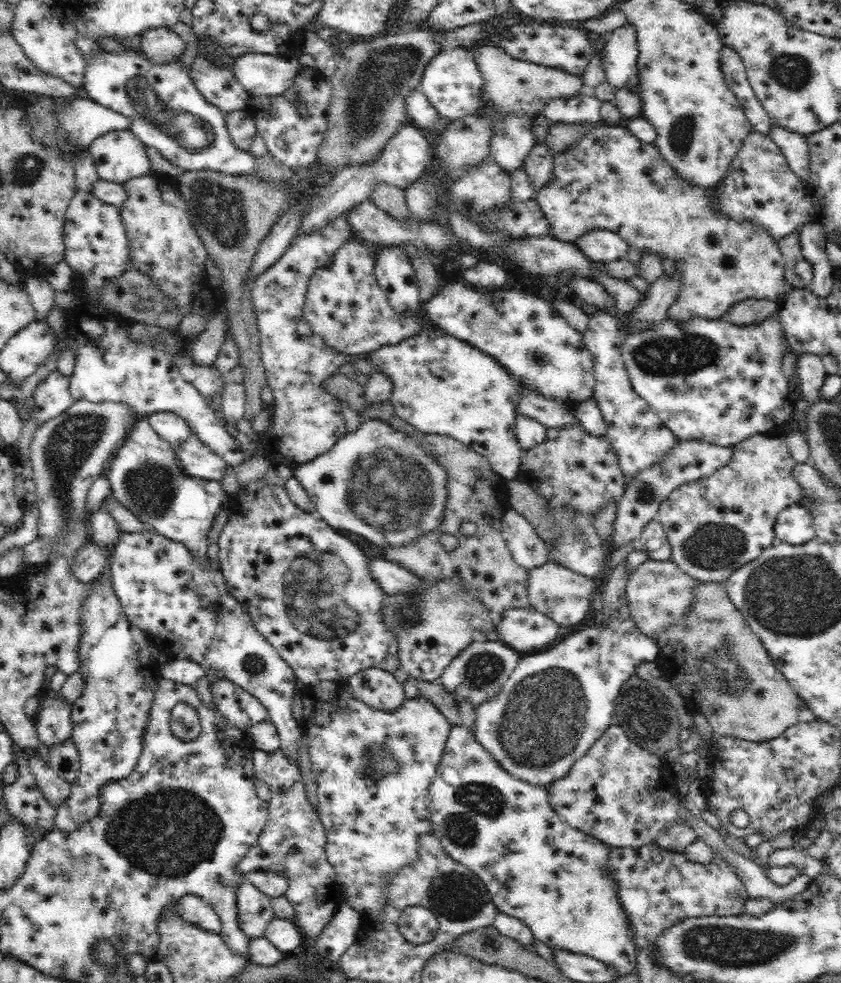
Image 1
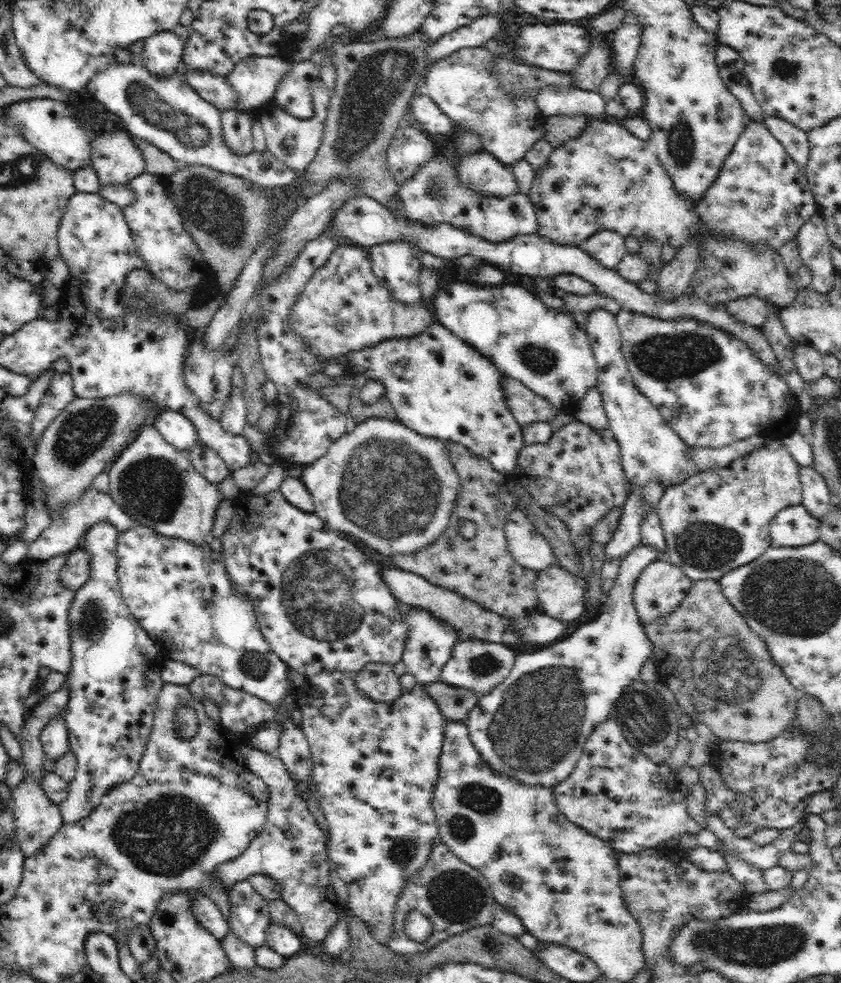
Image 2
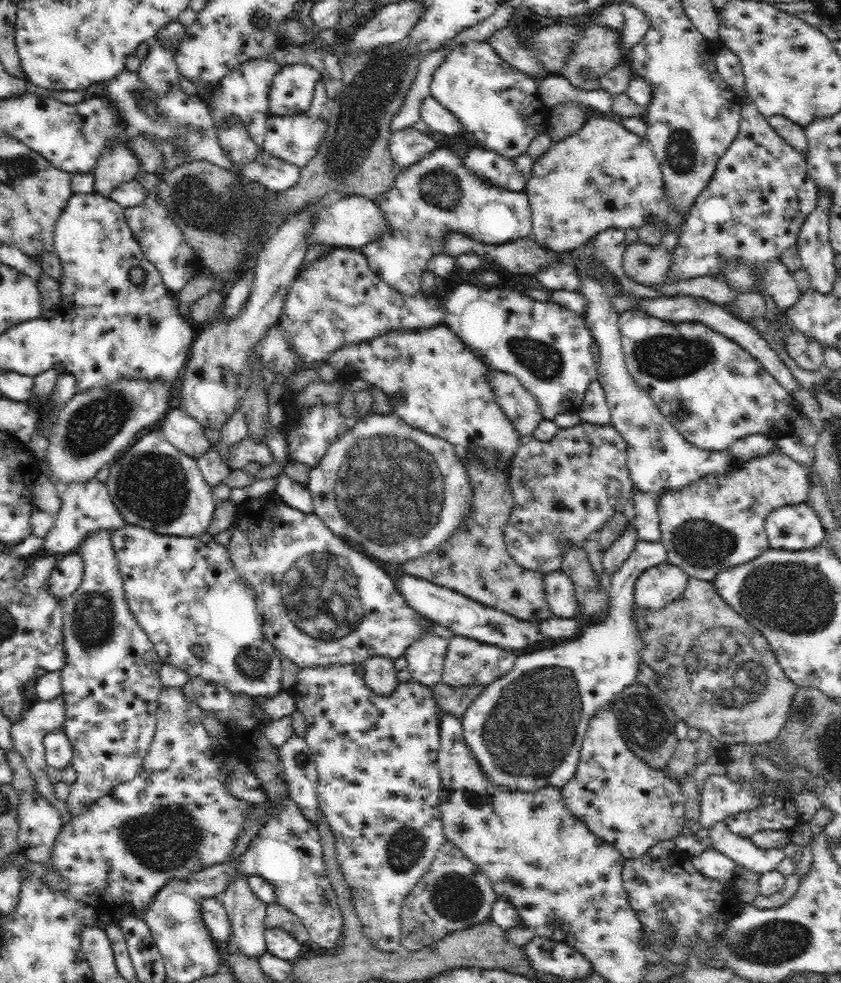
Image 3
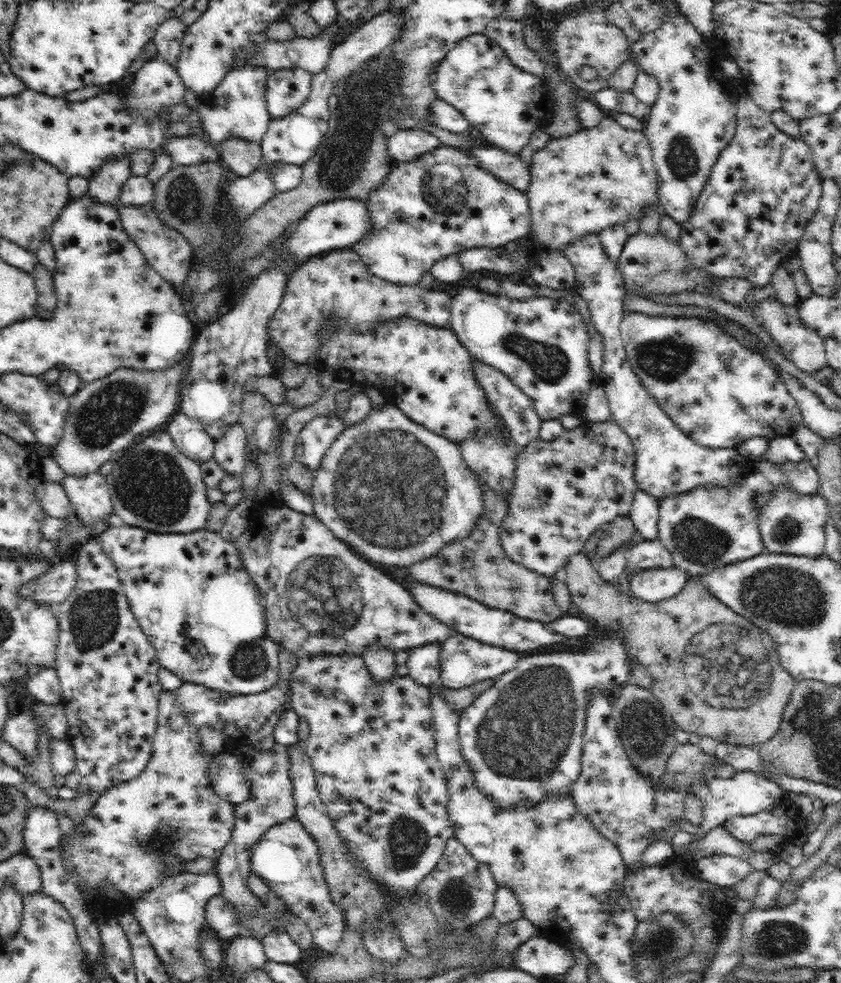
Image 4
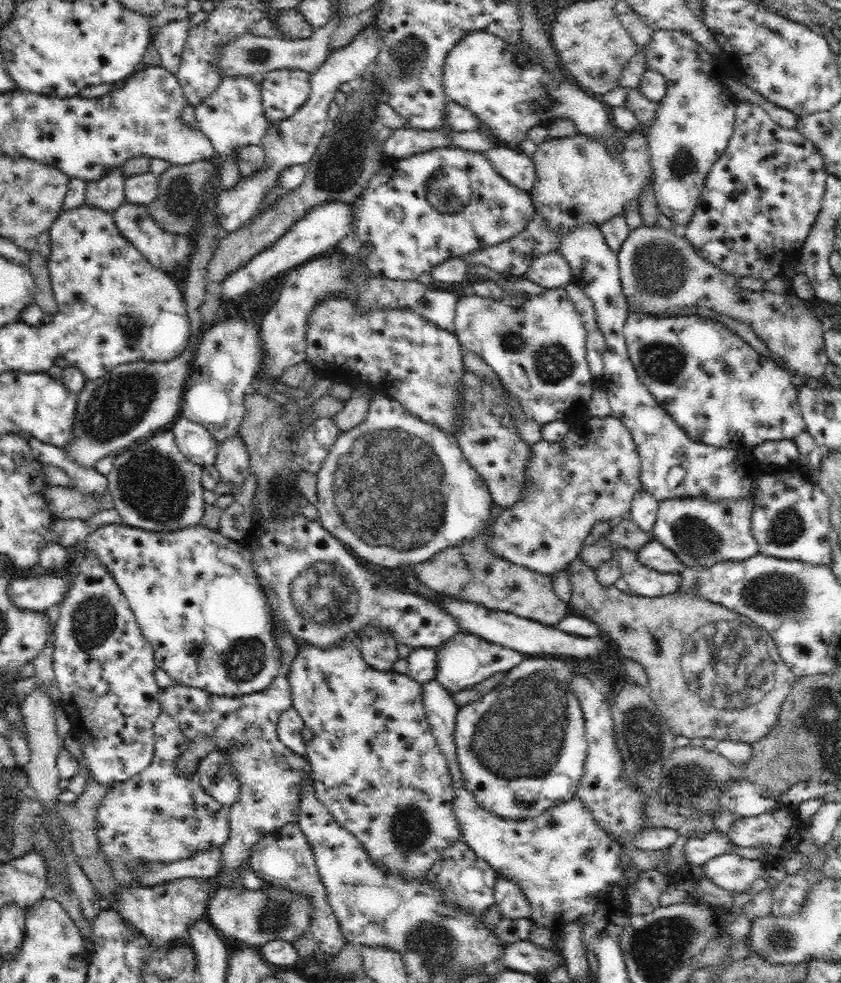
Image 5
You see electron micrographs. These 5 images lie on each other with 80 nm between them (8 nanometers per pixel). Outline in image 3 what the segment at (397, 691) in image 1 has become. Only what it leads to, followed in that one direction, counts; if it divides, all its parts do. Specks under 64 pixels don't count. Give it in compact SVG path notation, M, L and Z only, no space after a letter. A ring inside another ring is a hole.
M370 656L363 664L365 683L376 694L392 694L398 678L395 664L385 656Z

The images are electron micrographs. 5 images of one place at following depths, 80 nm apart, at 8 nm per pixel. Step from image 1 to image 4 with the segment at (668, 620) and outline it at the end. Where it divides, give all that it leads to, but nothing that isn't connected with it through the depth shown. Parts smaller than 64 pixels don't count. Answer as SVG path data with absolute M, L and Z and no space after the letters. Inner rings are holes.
M672 565L670 568L653 568L634 572L628 582L630 592L644 602L660 602L678 594L689 579L685 570Z

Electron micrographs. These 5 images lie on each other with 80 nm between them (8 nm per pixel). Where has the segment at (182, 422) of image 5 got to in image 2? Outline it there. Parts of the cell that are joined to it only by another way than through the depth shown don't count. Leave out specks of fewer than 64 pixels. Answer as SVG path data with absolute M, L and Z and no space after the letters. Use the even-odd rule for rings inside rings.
M164 410L151 421L167 443L177 449L189 451L193 446L200 445L194 424L180 412Z

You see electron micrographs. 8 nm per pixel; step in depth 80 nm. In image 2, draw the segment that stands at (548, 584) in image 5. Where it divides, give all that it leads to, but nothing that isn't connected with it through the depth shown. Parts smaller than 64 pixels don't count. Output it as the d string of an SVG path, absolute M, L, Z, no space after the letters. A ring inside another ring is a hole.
M441 441L459 478L458 498L451 521L431 546L404 556L392 556L392 562L406 572L419 574L432 584L461 594L496 614L515 619L544 613L535 591L537 571L528 570L514 561L507 548L505 522L508 513L515 508L514 482L510 475L498 472L489 460L460 443ZM460 520L475 522L477 532L473 539L462 537L458 531Z

